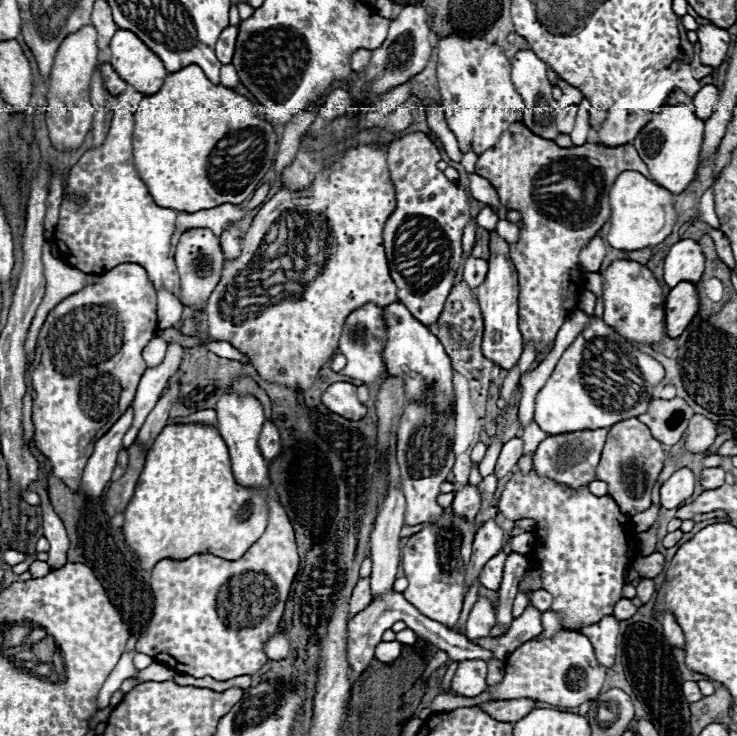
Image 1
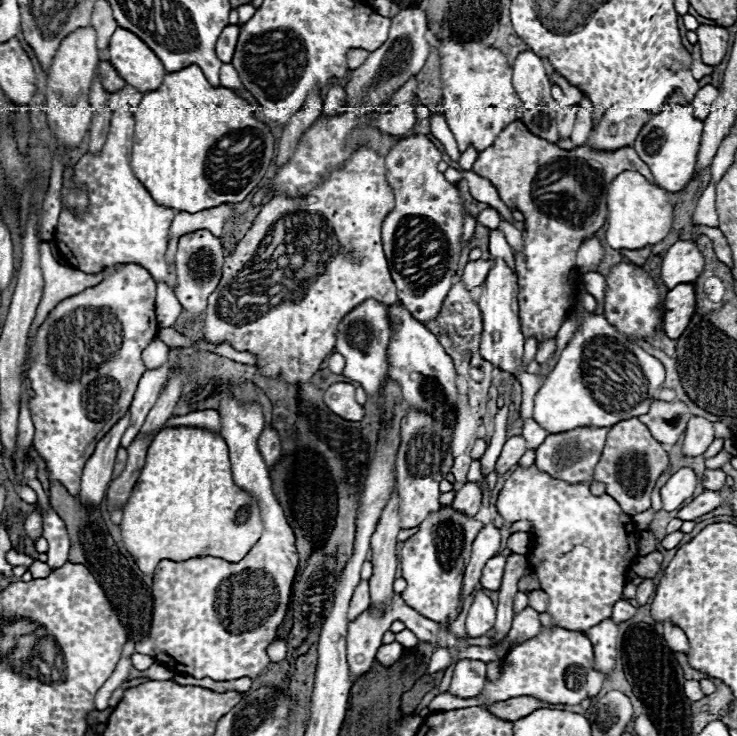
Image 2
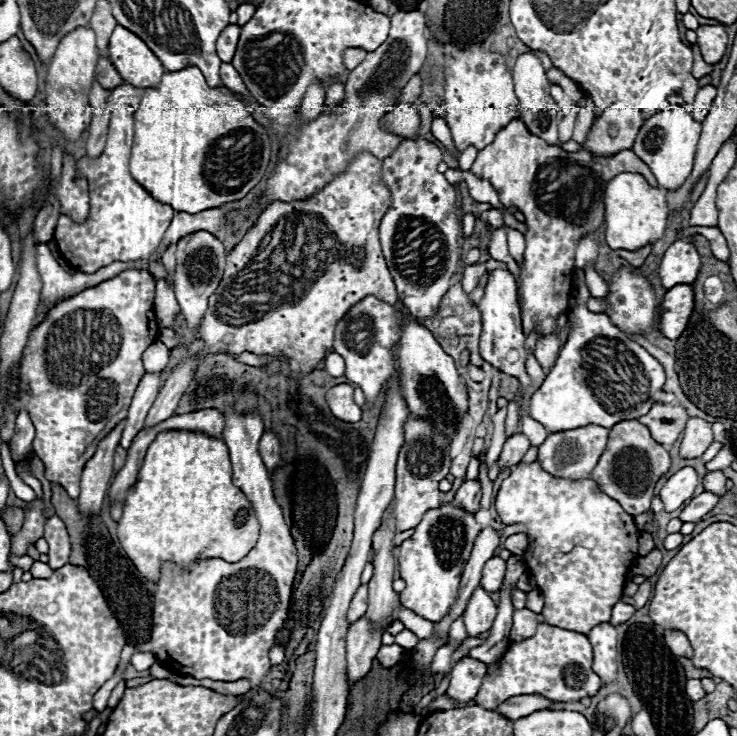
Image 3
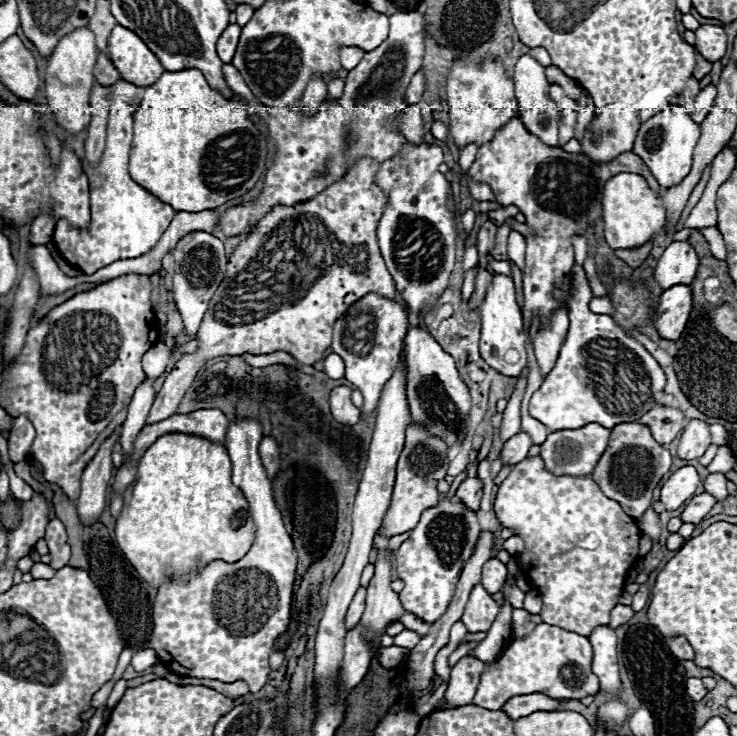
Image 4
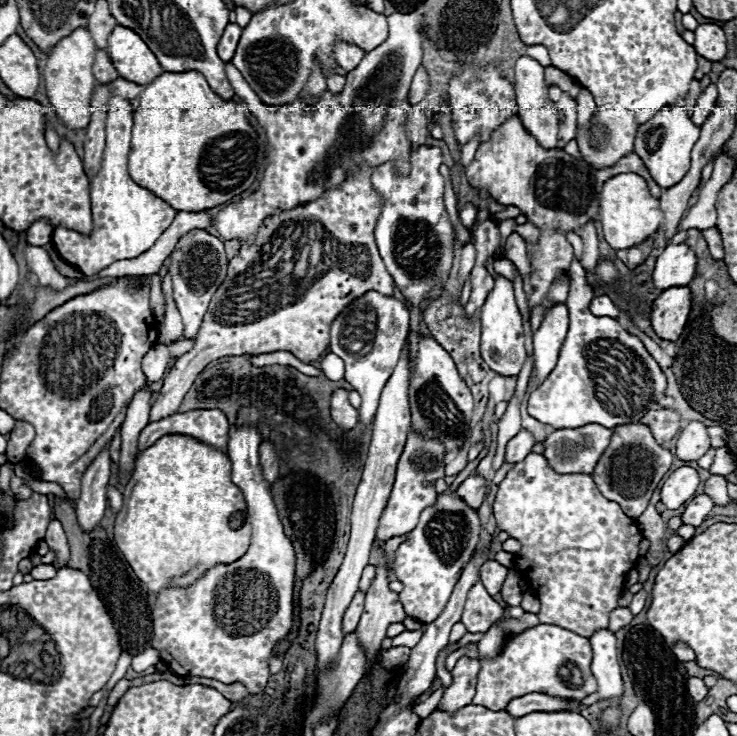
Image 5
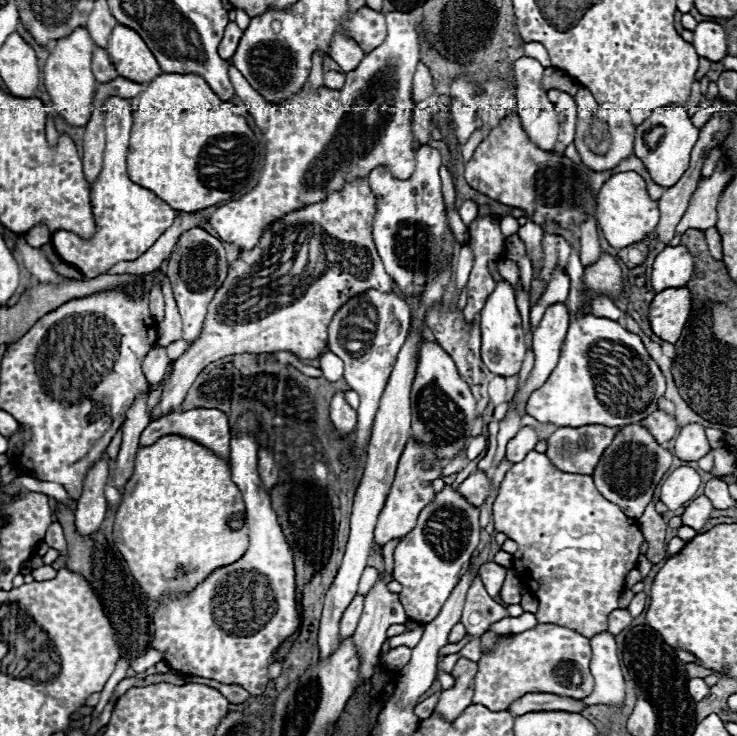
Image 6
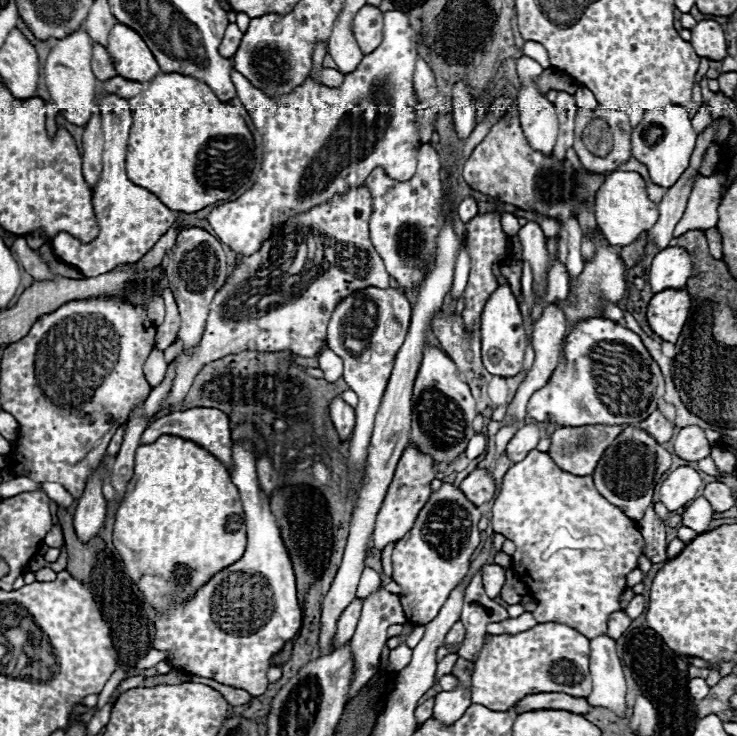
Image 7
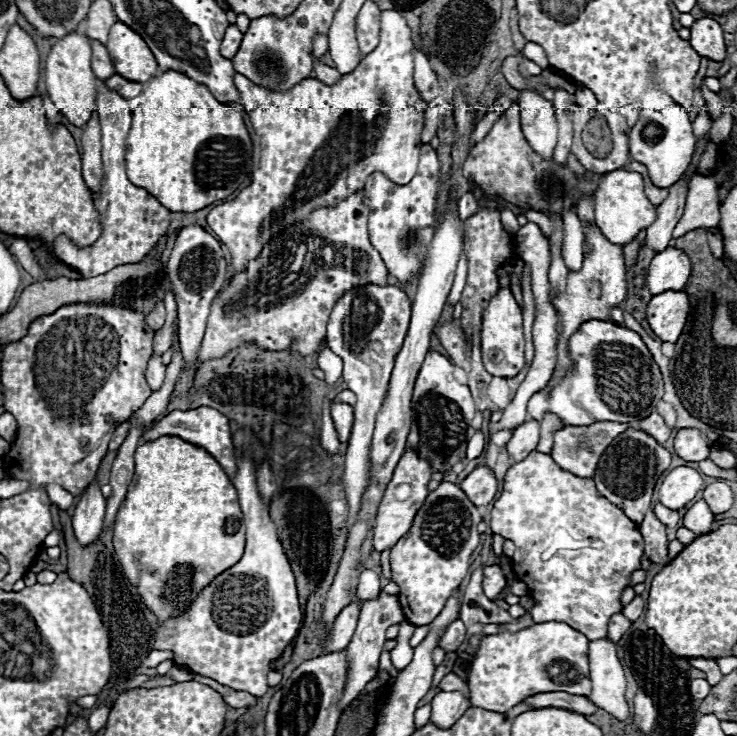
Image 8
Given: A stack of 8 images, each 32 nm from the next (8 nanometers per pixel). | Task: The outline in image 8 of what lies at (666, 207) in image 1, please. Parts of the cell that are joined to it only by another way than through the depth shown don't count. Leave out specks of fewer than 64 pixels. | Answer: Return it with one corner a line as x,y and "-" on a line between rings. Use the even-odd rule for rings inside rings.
614,170
606,172
594,192
594,212
596,226
612,244
628,244
638,236
640,230
646,230
656,220
656,206
644,194
644,180
638,172

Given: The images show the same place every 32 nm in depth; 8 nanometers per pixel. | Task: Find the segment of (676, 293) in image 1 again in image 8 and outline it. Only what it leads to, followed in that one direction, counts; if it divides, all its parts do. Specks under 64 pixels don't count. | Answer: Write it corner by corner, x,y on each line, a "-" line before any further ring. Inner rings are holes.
662,292
660,296
652,296
652,300
648,304
648,310
646,310
652,332
664,342
676,342
684,324
686,324
688,308
690,308
690,302
688,302
686,292

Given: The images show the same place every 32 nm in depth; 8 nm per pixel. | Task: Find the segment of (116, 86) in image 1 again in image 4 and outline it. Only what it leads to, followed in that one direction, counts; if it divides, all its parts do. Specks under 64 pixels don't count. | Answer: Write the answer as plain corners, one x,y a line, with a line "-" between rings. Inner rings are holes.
98,54
94,76
96,76
96,82
102,84
102,86
112,86
118,80
122,80
120,74
118,74
118,70
114,68
114,64
110,62
110,58
106,54

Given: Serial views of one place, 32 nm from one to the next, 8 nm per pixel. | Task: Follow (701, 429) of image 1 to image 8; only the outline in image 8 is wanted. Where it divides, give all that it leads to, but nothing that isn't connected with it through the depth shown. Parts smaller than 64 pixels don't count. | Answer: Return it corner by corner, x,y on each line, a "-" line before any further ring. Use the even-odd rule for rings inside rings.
698,428
678,430
674,448
676,448
676,454
686,462
700,462
700,460
706,460
710,454
710,446

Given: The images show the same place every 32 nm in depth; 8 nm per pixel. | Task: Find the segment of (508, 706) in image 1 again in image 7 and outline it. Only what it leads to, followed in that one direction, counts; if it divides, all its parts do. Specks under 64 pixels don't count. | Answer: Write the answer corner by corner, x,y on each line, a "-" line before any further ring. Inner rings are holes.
540,692
540,694
528,694
522,700
514,704
514,710
518,714
530,712
530,710
568,710
576,714
588,712
592,706
584,698
574,698
568,694
556,694
556,692

